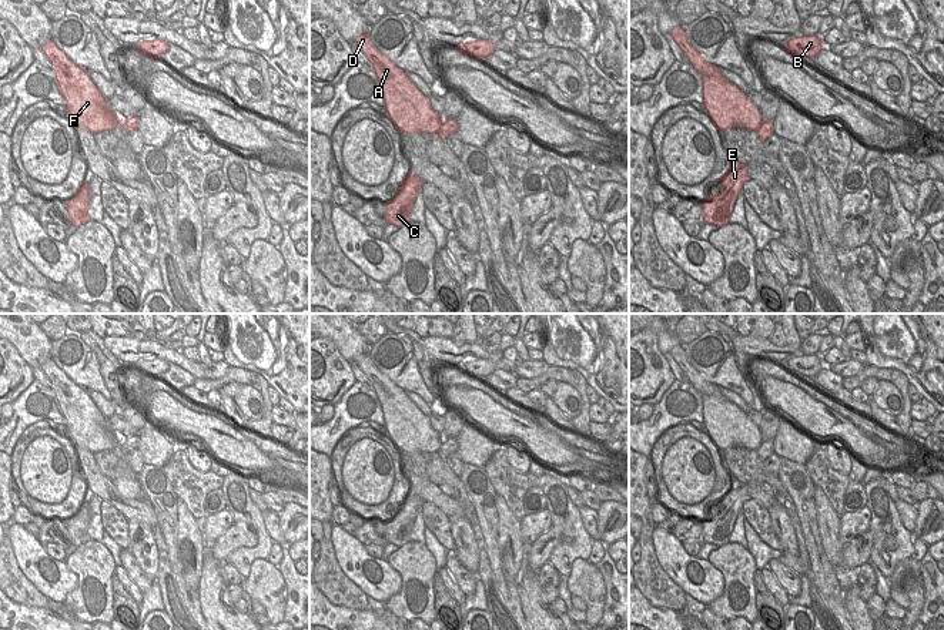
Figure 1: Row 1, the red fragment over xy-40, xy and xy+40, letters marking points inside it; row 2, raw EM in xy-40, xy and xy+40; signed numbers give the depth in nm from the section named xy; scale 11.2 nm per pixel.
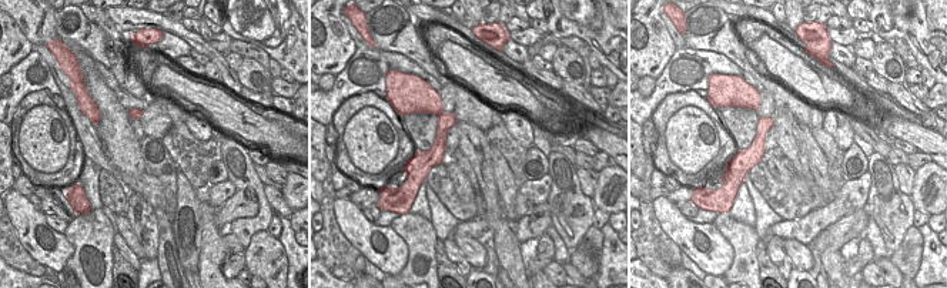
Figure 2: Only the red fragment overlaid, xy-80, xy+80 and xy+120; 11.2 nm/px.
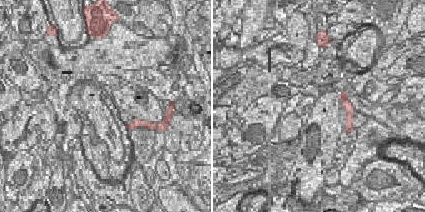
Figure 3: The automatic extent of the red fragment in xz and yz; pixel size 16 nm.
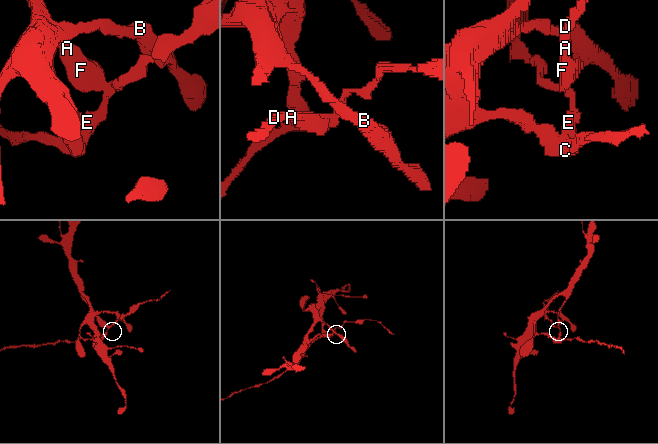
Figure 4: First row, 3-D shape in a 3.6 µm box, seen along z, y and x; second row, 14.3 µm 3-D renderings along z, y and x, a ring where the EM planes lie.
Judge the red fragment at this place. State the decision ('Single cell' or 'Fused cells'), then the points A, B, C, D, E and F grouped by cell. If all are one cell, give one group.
Fused cells. Groups: A D F / B C E.

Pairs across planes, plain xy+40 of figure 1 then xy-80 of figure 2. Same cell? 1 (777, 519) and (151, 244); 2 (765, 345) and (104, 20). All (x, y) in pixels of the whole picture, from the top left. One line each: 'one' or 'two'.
1: one
2: two

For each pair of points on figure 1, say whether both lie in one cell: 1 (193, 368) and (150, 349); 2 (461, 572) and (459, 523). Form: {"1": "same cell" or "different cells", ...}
{"1": "same cell", "2": "different cells"}

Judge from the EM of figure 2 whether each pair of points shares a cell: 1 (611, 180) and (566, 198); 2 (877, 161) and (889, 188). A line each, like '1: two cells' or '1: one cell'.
1: two cells
2: one cell

